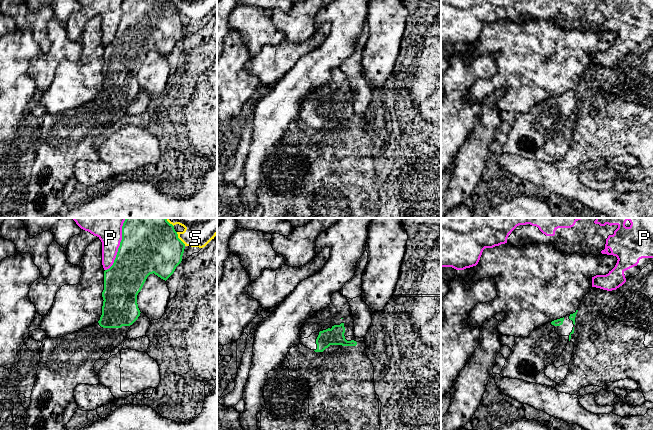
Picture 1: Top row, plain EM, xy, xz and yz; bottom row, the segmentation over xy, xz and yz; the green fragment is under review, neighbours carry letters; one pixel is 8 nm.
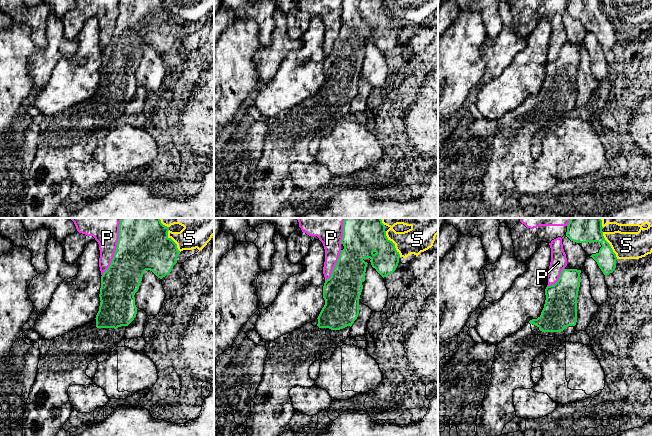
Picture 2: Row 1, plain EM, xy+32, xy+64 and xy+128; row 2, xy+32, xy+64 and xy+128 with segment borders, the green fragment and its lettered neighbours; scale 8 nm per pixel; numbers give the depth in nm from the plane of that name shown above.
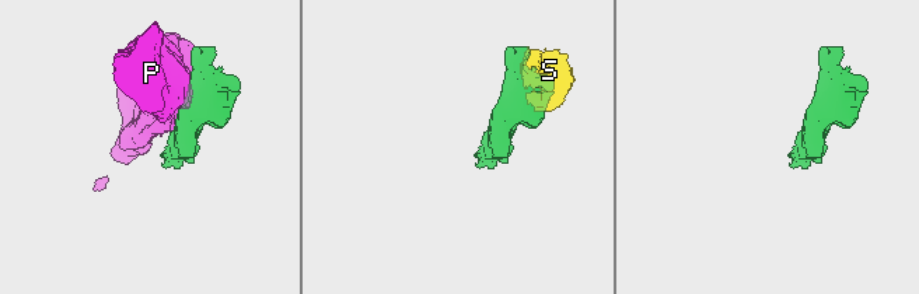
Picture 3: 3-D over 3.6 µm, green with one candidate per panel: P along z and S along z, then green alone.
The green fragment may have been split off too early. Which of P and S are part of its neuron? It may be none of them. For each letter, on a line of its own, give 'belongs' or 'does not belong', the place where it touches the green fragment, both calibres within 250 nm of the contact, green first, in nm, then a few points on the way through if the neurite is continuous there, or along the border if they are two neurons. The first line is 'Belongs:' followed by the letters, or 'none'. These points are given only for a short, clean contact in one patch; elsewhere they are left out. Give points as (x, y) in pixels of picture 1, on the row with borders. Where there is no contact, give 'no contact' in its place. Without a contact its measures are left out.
Belongs: none
P: does not belong; meets green in xy at (120, 245); 460 nm thick on the green side, 300 nm on the other
S: does not belong; meets green in xy at (179, 239); 460 nm thick on the green side, 320 nm on the other

